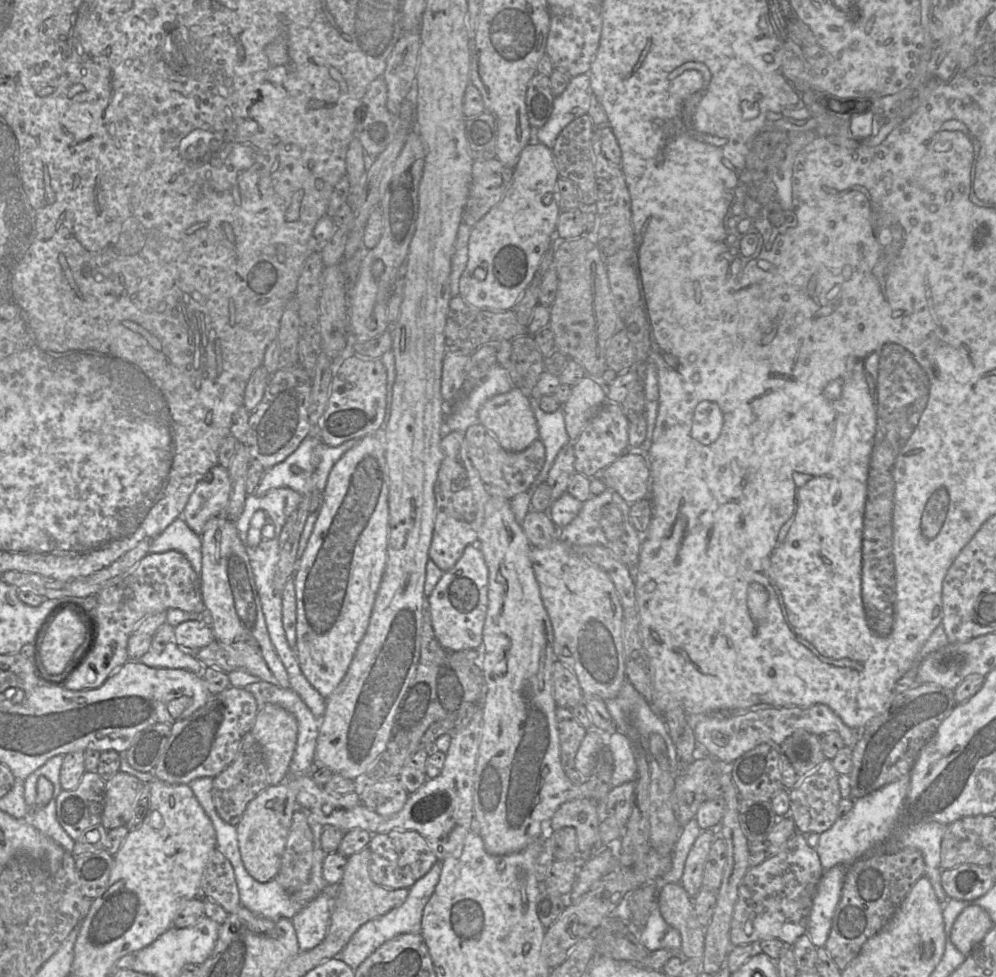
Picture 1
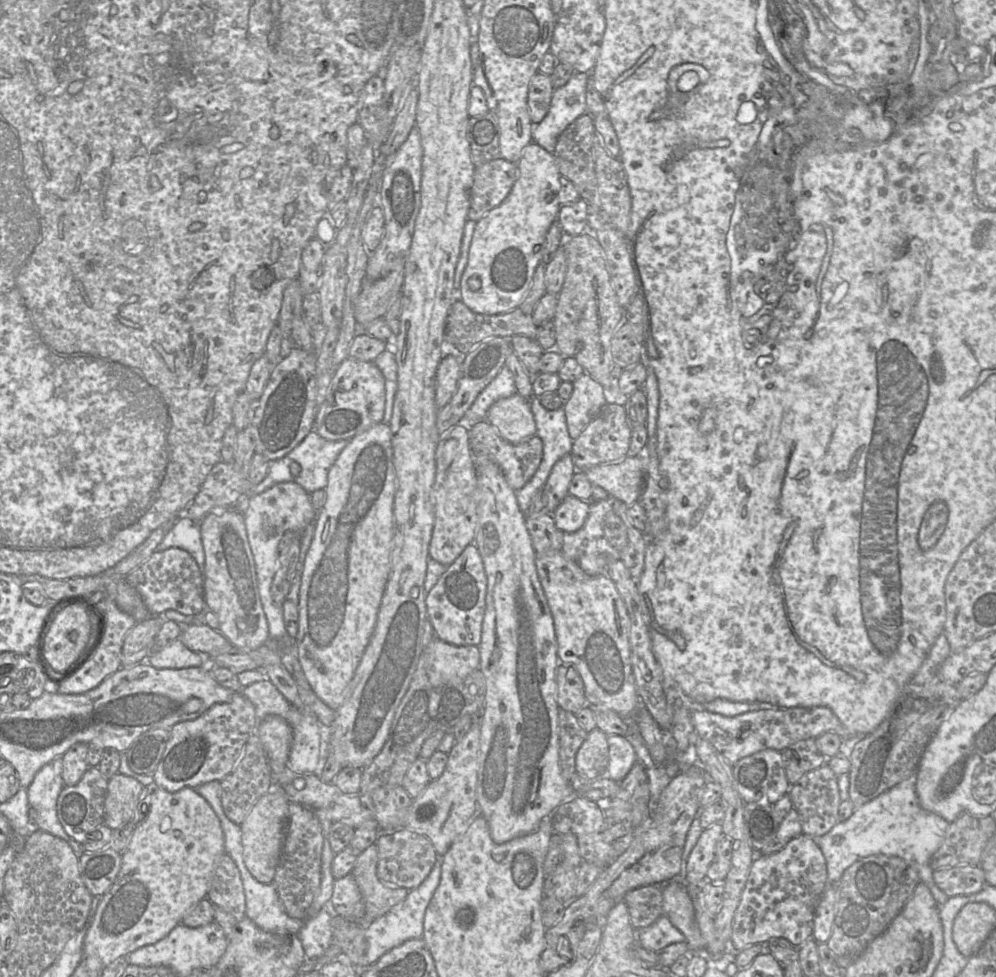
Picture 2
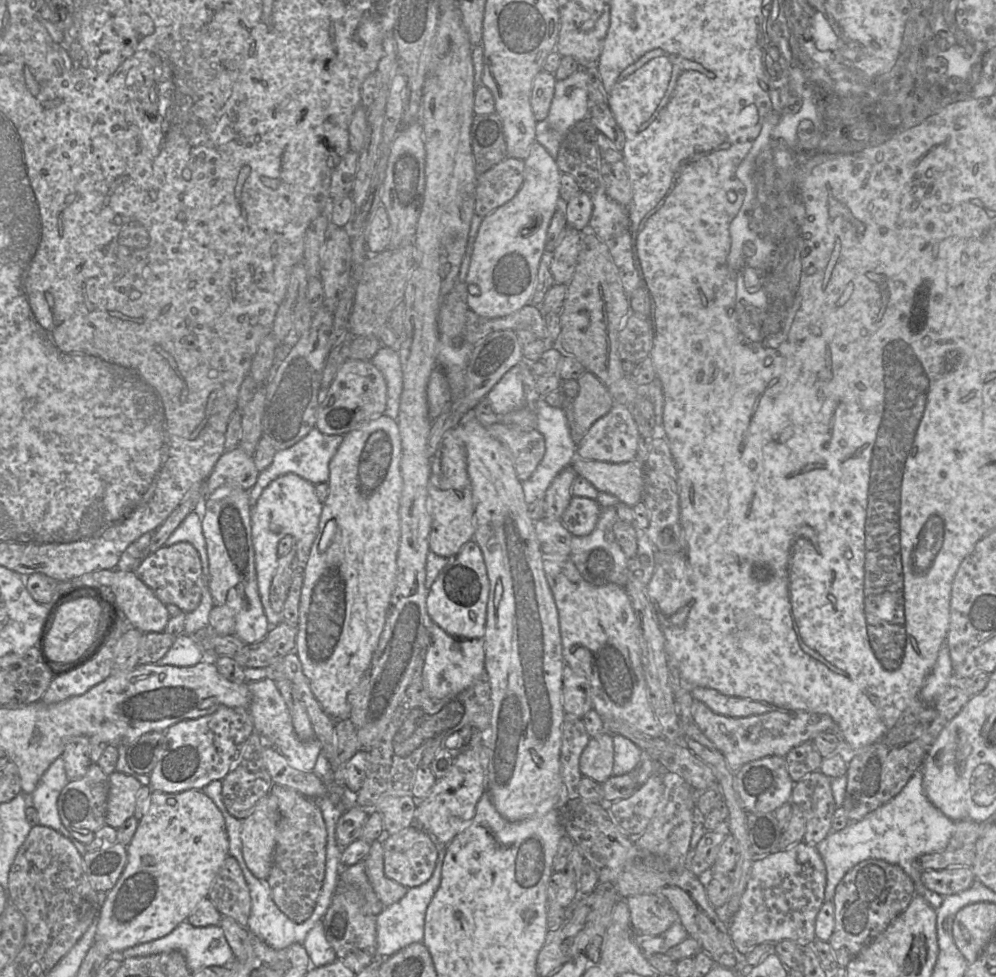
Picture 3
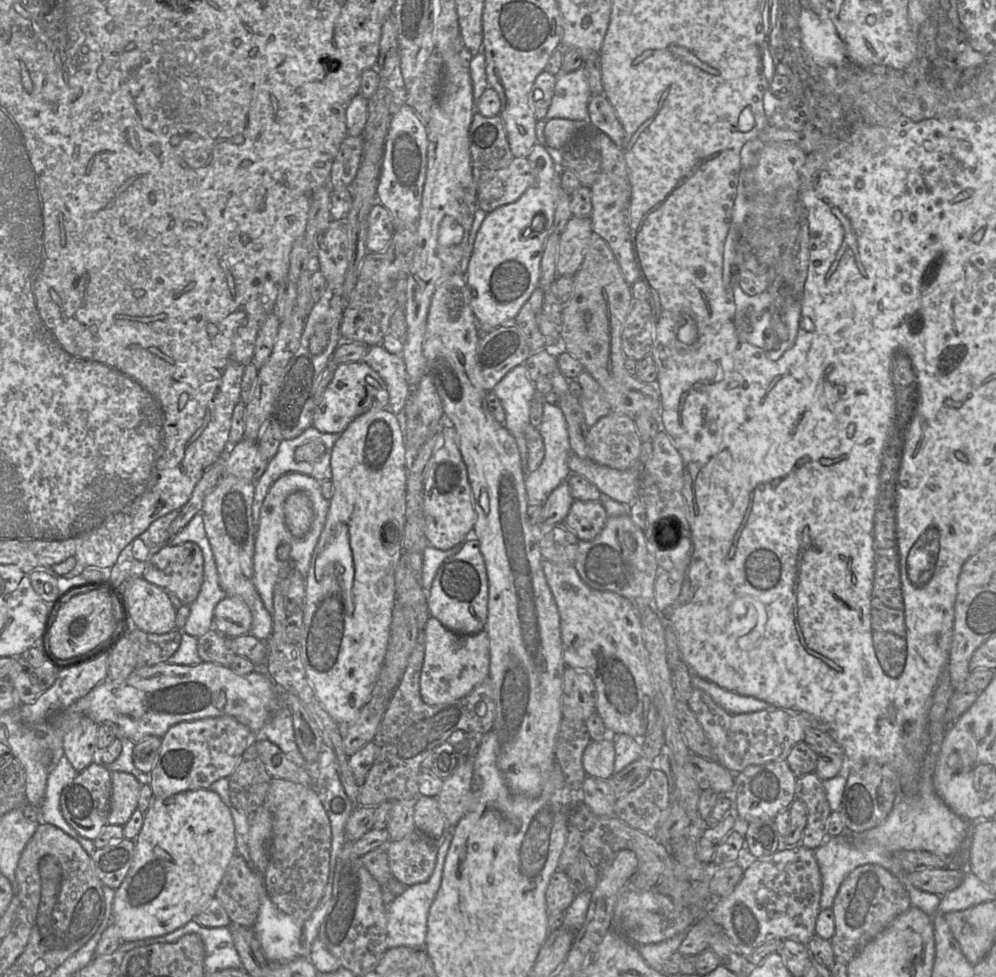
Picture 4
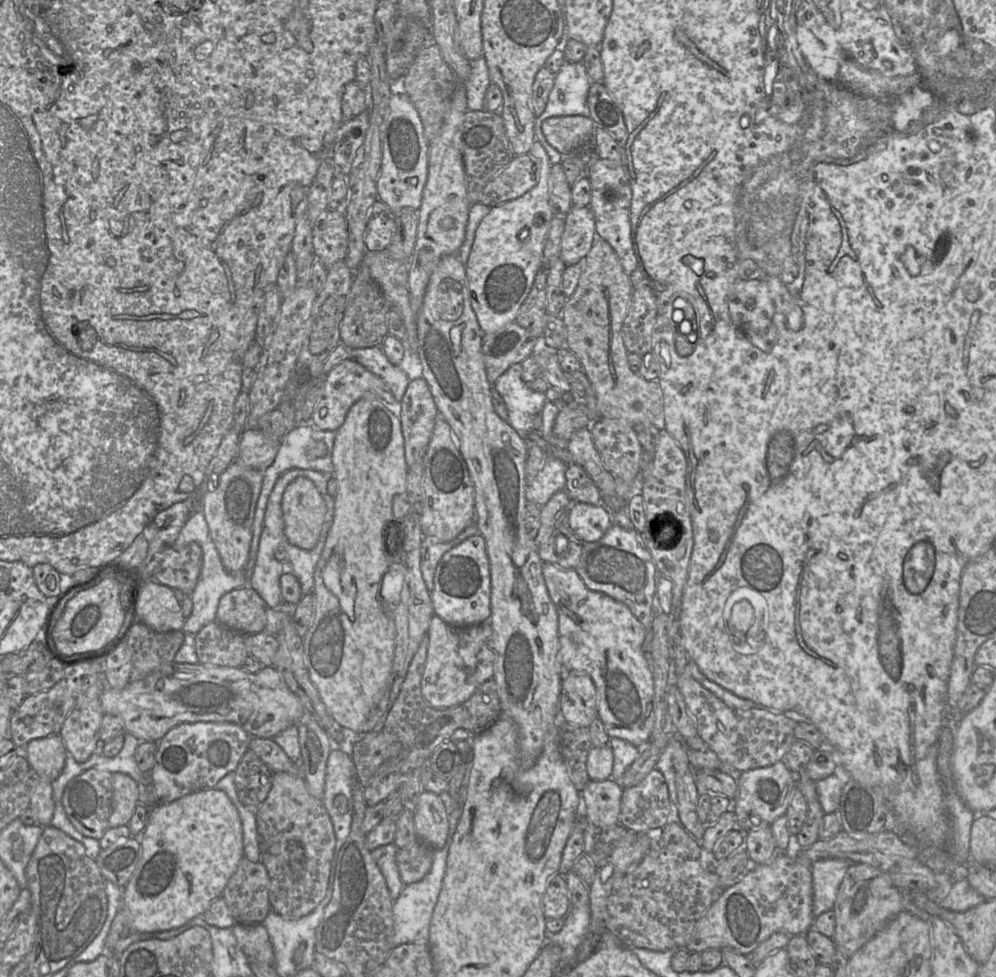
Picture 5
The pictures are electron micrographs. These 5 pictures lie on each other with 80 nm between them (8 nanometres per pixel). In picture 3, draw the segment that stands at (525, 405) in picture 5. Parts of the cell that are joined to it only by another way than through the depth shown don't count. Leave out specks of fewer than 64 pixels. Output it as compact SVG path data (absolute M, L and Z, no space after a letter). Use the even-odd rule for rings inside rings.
M519 365L507 371L486 397L493 412L500 417L524 407L525 398Z

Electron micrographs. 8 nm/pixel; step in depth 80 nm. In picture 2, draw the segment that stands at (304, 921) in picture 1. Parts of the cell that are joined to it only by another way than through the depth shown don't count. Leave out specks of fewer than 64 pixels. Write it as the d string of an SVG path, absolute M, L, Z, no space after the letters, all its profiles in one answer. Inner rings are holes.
M325 906L314 917L308 919L296 934L302 943L307 959L322 956L320 946L325 946L327 950L332 943L332 915L330 907Z

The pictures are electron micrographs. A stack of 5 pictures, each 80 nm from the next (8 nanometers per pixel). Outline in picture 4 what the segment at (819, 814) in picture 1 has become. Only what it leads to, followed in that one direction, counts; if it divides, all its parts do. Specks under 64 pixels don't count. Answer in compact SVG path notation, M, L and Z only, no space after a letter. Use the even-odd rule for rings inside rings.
M815 772L797 778L795 798L804 802L808 815L800 844L815 850L827 837L834 837L827 835L827 820L832 811L826 797L823 781Z

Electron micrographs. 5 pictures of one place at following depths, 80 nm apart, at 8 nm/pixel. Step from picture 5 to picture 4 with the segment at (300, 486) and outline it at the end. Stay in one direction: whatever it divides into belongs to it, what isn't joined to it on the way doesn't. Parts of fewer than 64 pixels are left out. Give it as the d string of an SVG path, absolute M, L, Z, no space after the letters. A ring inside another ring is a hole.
M297 491L288 496L284 504L285 524L296 538L303 538L309 532L314 520L314 509L308 495Z

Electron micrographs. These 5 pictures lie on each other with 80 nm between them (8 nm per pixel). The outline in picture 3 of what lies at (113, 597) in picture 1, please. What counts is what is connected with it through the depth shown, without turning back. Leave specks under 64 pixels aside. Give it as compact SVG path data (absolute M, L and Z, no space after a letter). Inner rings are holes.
M187 542L173 546L162 546L149 554L135 569L134 574L147 585L155 596L164 604L173 604L183 612L194 611L200 601L203 590L203 572L198 551ZM112 603L112 611L112 627L94 658L78 669L57 673L40 701L55 704L82 695L114 672L114 647L131 626L124 616L120 616L116 604Z

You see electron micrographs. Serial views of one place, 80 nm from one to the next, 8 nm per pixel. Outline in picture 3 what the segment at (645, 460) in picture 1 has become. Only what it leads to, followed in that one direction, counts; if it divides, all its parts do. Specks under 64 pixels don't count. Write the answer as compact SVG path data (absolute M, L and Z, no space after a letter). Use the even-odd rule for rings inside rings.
M576 457L571 466L577 475L588 480L598 492L612 494L627 506L633 507L642 500L644 463L638 459L608 463Z

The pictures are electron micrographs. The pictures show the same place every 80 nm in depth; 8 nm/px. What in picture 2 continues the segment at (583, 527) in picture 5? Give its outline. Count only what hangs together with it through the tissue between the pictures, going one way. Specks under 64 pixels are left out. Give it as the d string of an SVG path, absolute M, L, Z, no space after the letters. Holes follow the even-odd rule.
M568 494L552 513L556 526L564 533L578 531L584 525L592 500L581 500Z

